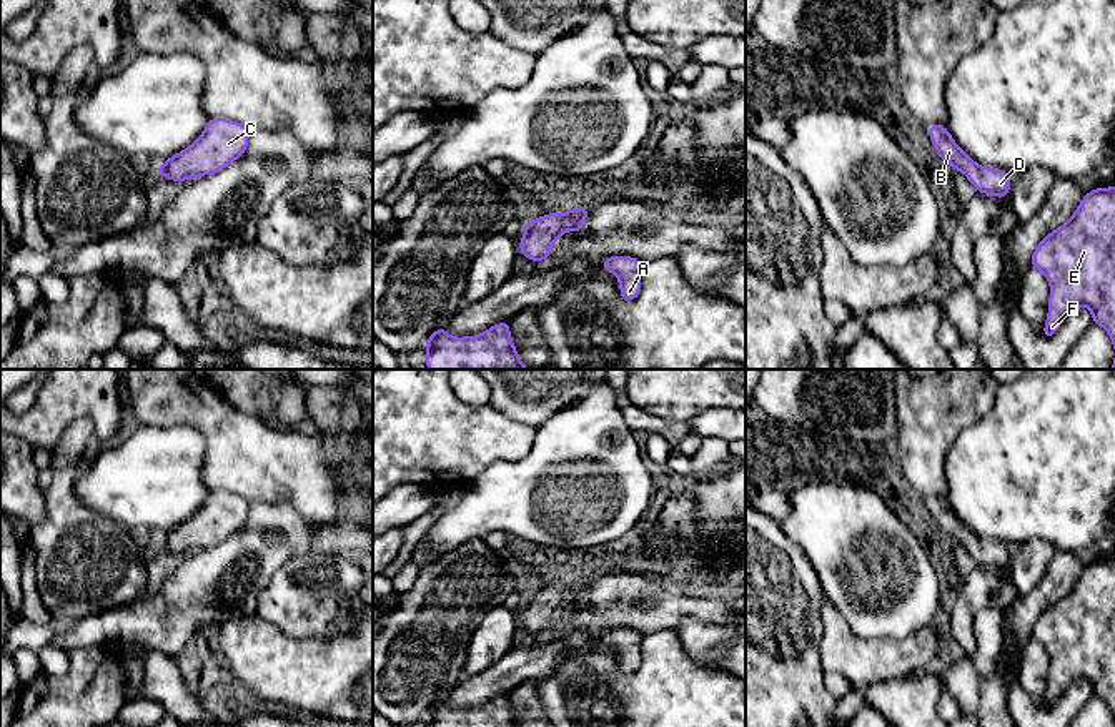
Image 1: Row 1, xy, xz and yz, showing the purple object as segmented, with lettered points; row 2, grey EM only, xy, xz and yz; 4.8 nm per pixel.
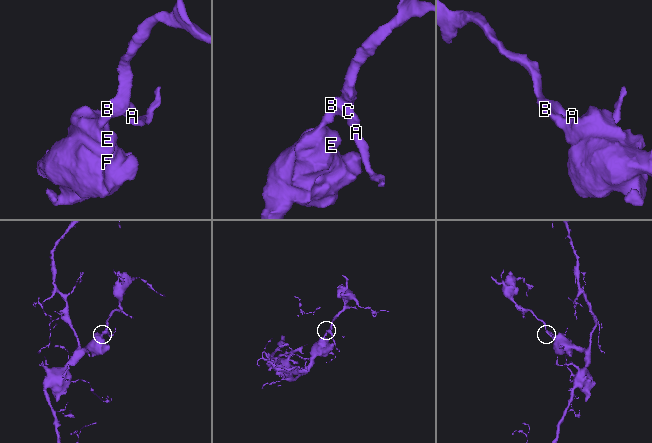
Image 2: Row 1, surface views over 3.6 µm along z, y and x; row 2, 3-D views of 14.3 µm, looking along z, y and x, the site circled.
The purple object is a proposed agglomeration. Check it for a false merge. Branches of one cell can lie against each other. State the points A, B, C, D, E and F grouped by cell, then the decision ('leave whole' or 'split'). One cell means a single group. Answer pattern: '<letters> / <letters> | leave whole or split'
A B C D E F | leave whole

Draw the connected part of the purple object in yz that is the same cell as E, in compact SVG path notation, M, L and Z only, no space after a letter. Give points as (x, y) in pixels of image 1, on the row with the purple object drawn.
M1115 186L1087 193L1072 218L1038 243L1030 263L1050 283L1043 338L1052 338L1075 306L1087 306L1115 346Z

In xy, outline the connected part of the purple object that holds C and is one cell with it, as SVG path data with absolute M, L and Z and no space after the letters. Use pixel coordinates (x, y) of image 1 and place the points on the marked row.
M210 118L196 141L158 166L158 176L185 181L213 175L245 153L248 138L250 128L243 123Z

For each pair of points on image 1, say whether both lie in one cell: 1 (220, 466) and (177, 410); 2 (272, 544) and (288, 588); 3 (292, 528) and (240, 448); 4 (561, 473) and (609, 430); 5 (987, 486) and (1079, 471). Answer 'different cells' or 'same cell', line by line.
1: same cell
2: different cells
3: different cells
4: same cell
5: same cell

